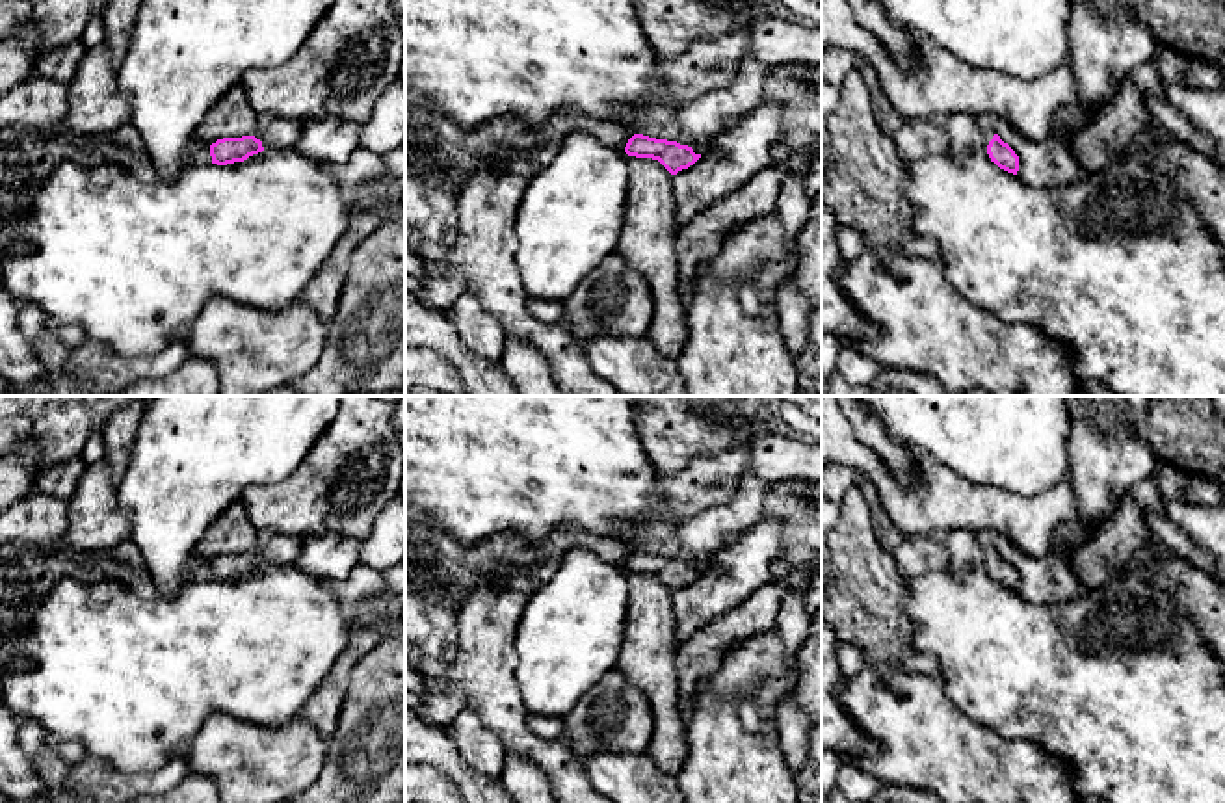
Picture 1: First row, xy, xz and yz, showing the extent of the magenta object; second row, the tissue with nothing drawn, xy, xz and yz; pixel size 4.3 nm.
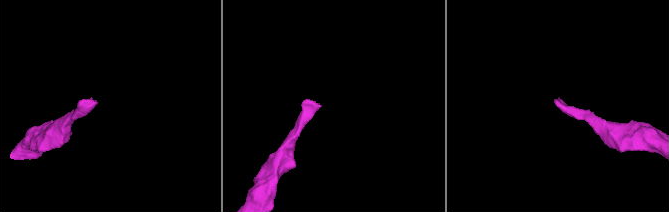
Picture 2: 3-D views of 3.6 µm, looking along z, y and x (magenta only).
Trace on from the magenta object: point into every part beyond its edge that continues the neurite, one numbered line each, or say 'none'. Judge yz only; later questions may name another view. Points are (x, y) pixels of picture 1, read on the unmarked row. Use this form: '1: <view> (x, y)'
1: yz (965, 549)

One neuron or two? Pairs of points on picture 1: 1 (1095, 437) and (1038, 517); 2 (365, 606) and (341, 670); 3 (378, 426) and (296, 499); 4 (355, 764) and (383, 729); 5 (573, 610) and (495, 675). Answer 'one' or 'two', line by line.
1: two
2: one
3: one
4: one
5: two

